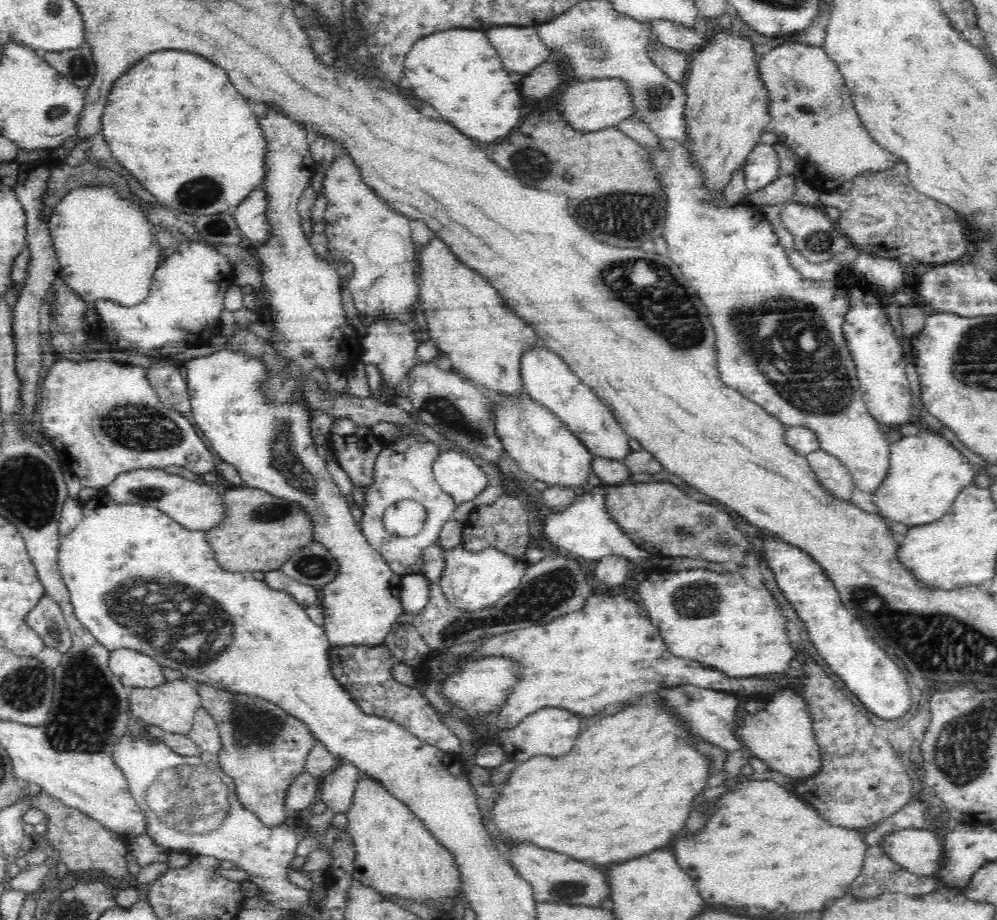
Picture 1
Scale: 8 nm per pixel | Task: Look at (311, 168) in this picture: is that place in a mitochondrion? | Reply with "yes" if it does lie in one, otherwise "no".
no

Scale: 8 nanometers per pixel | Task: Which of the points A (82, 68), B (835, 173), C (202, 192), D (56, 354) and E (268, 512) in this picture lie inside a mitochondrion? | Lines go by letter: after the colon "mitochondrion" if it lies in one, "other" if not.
A: mitochondrion
B: other
C: mitochondrion
D: other
E: mitochondrion

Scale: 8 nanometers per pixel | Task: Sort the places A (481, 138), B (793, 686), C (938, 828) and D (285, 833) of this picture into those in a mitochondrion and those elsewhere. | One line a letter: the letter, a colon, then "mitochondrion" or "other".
A: other
B: other
C: other
D: other

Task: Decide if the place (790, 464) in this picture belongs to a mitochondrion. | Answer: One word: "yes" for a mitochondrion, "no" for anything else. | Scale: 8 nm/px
no

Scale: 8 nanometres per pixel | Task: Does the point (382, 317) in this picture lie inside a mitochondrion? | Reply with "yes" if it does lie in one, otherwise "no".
no

